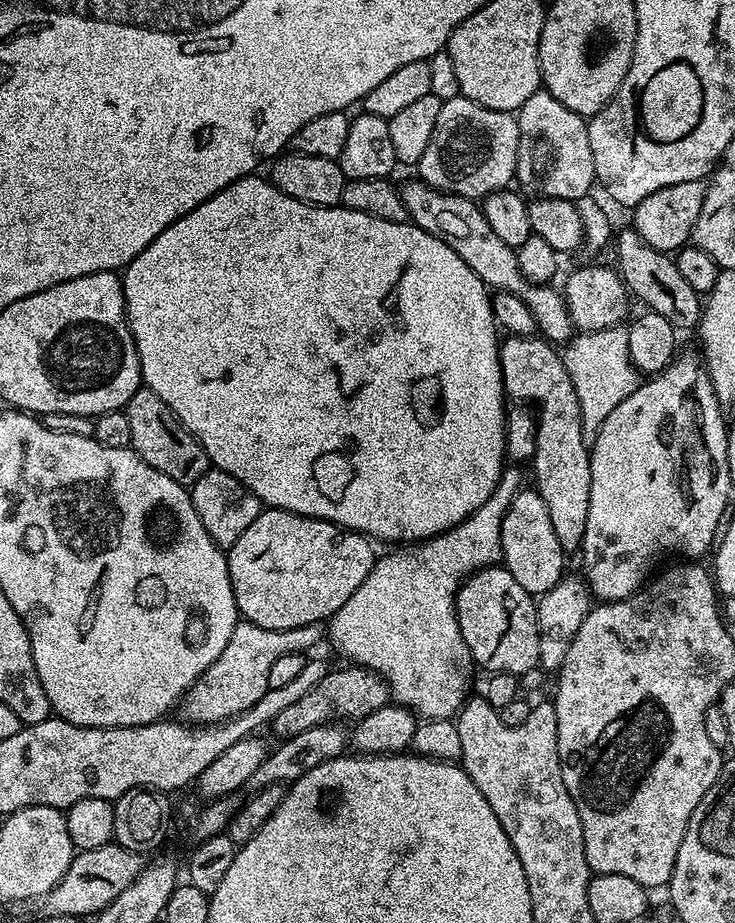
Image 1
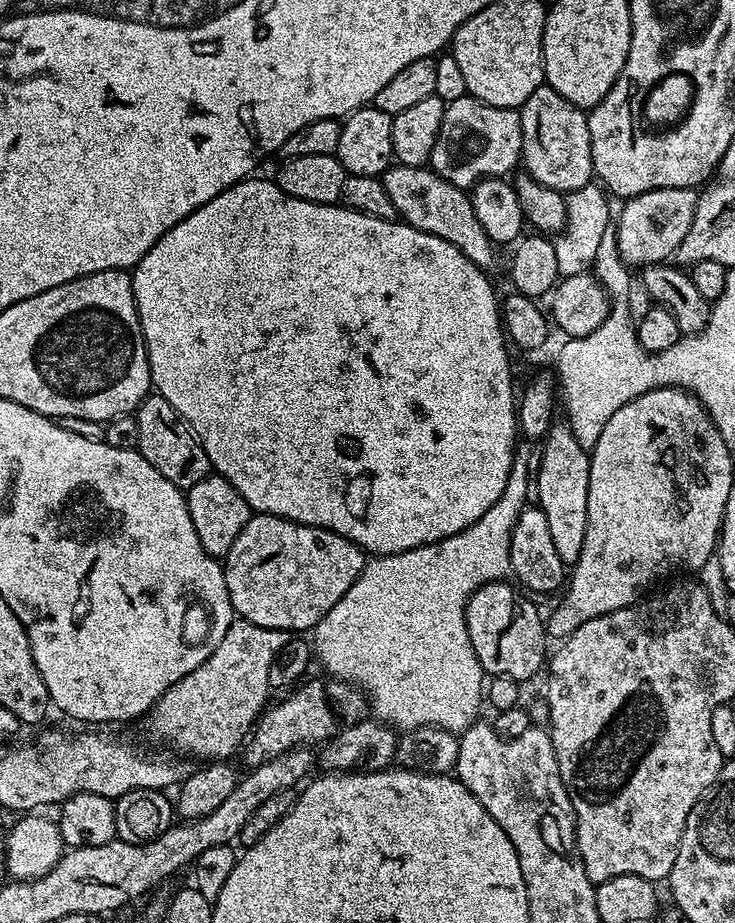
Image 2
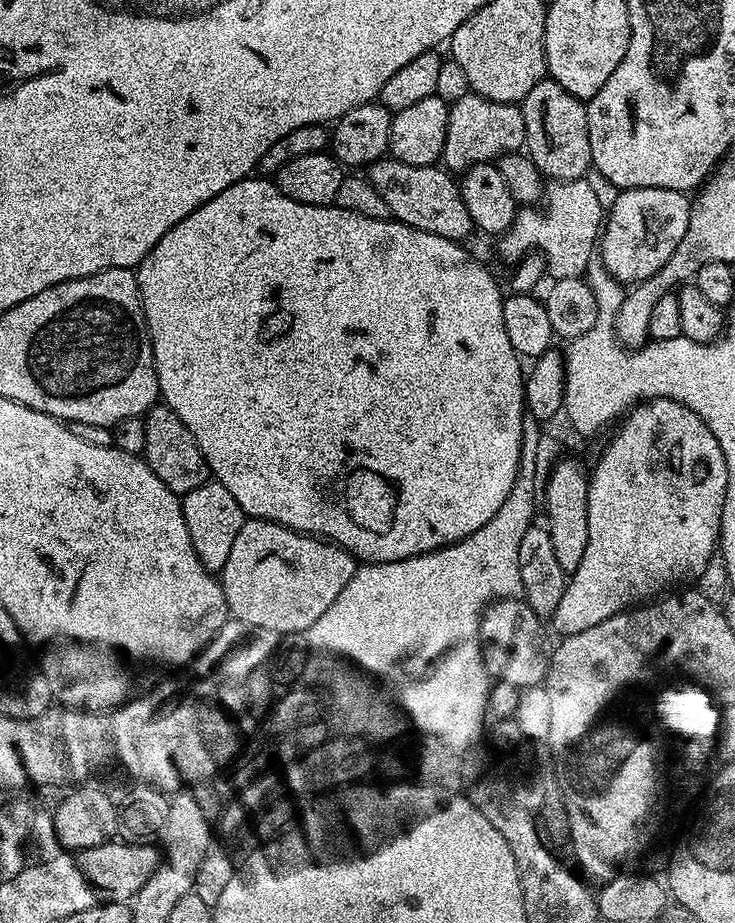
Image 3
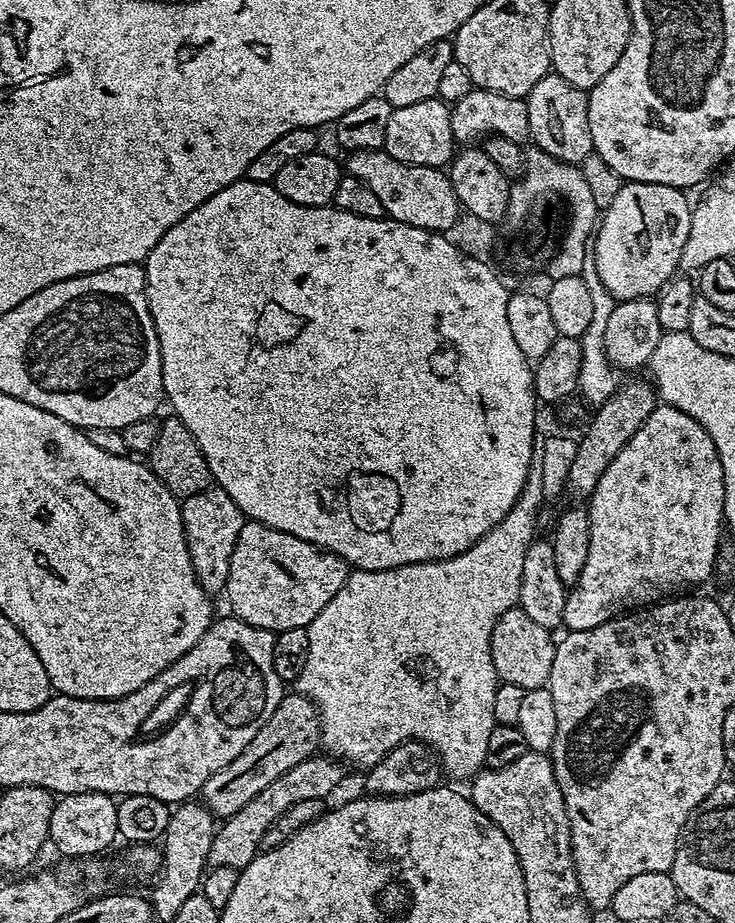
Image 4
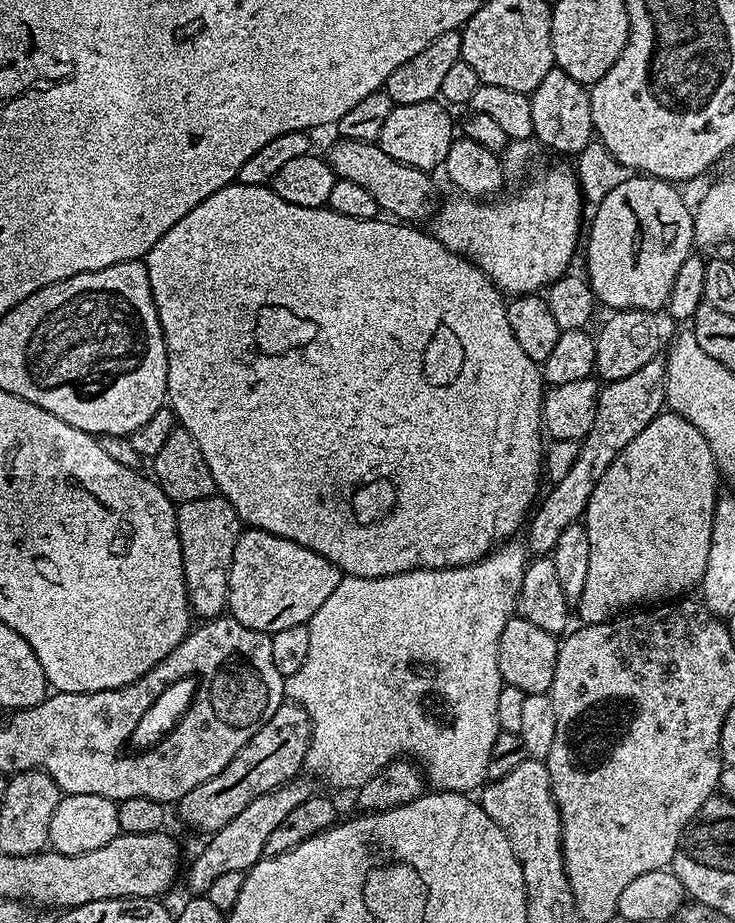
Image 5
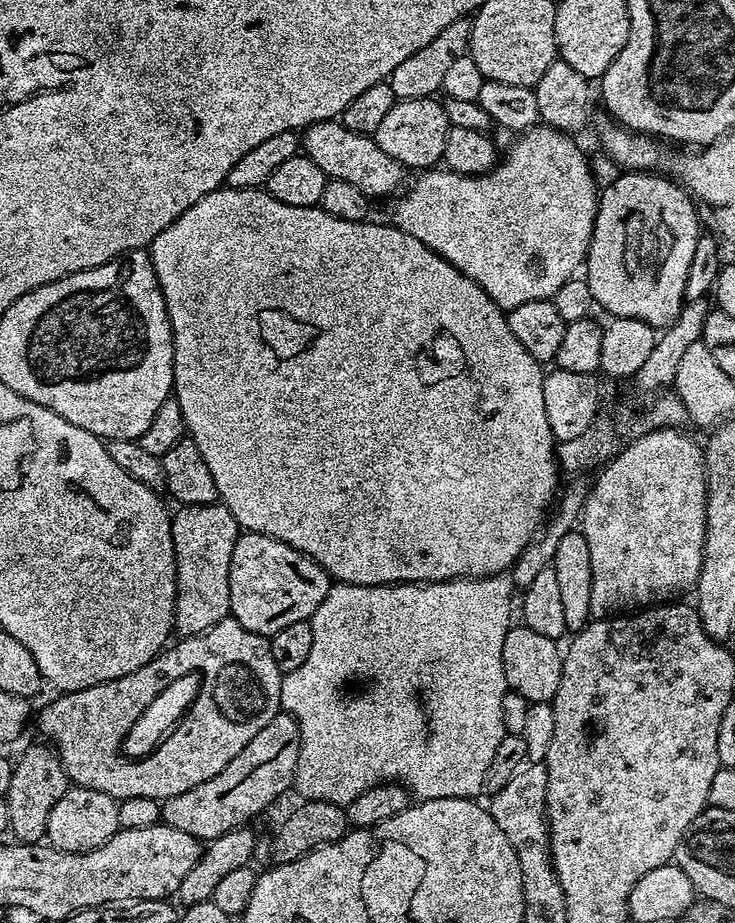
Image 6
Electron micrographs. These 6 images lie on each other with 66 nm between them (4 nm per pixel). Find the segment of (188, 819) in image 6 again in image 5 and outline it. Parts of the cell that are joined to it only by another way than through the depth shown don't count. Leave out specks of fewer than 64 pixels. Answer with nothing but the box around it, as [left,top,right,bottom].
[179,702,312,834]

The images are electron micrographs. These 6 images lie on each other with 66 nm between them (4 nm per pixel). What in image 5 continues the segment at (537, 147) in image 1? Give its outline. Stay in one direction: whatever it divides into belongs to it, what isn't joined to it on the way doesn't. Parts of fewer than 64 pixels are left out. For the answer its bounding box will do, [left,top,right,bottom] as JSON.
[530,66,594,154]

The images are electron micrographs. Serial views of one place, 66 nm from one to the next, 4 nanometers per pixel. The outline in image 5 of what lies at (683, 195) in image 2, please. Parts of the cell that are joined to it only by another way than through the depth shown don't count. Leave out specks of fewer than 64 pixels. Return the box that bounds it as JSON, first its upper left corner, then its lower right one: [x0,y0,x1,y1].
[586,174,694,313]

